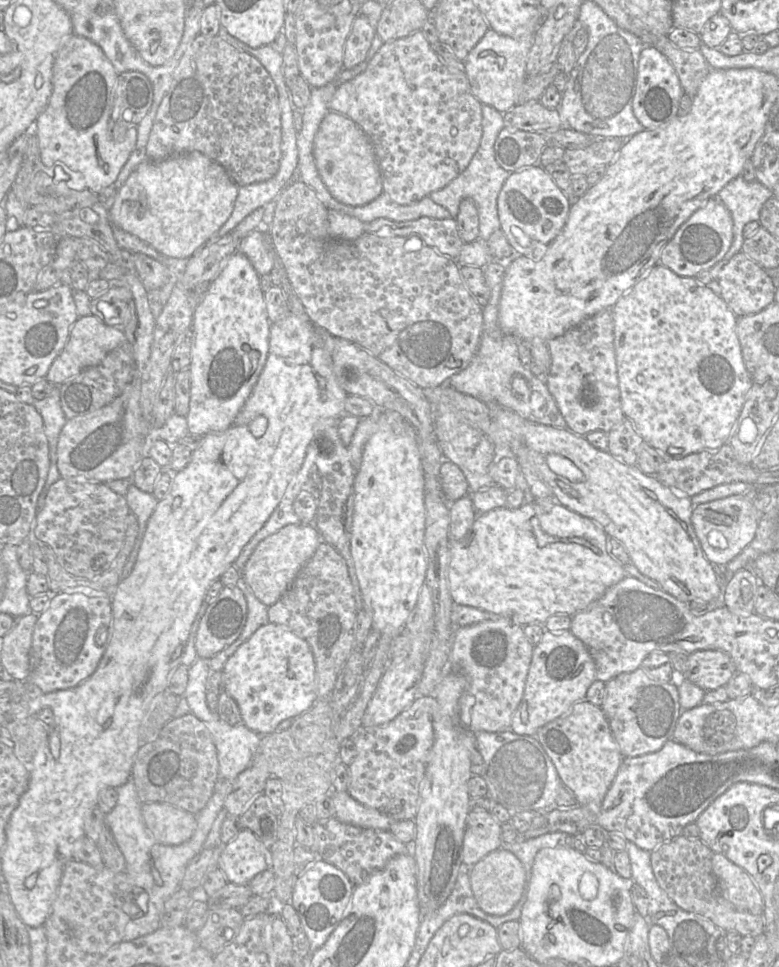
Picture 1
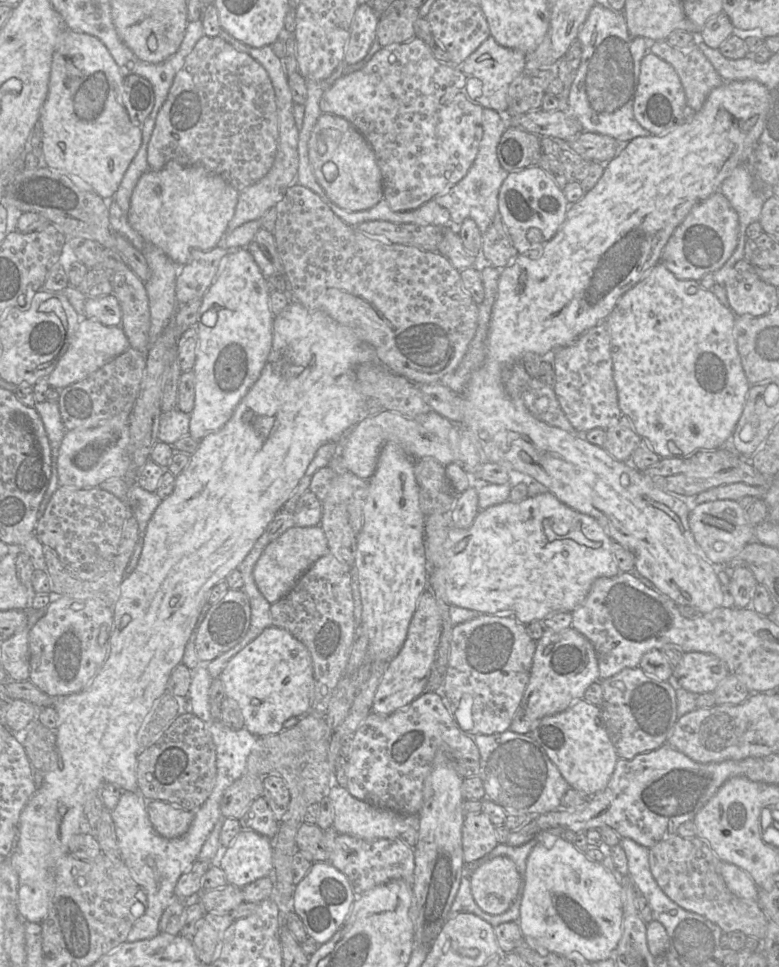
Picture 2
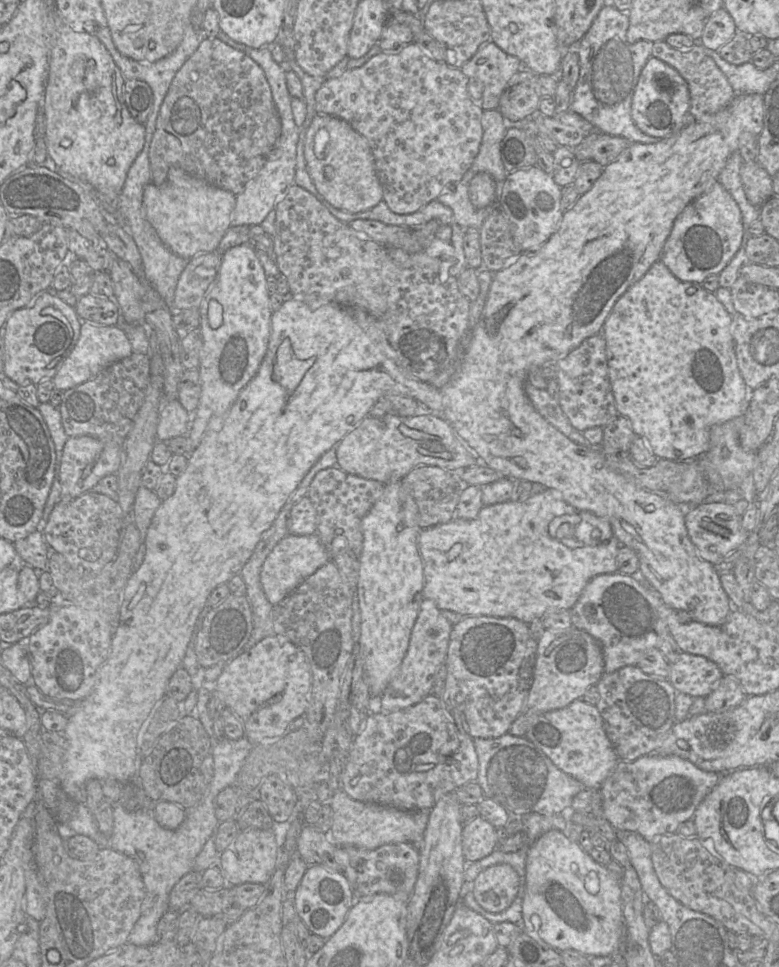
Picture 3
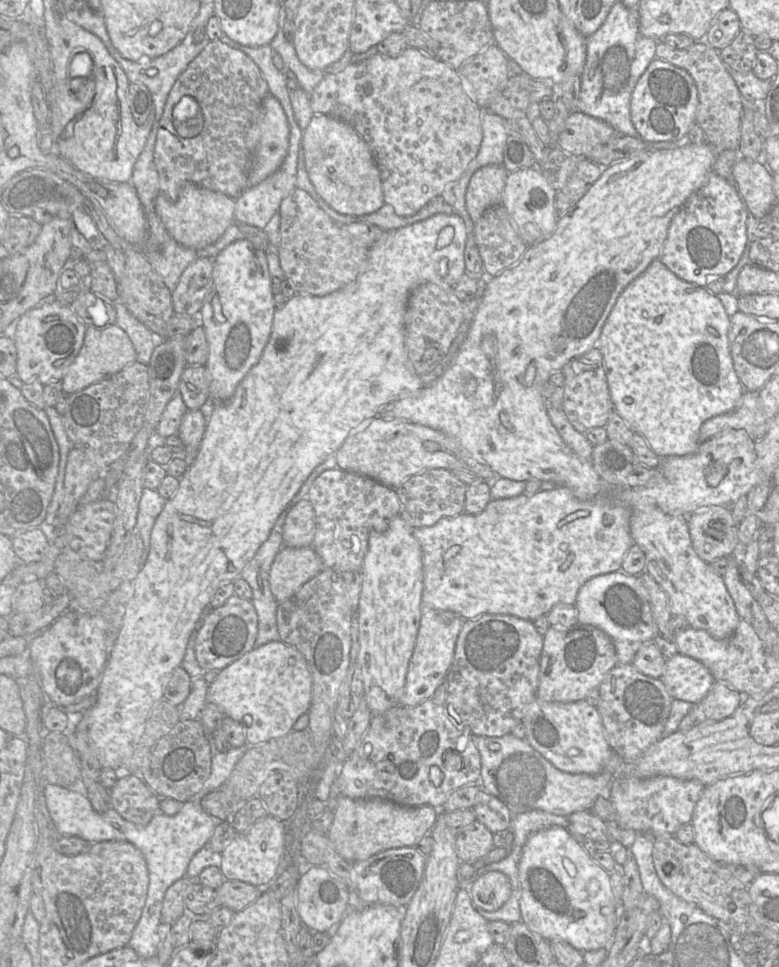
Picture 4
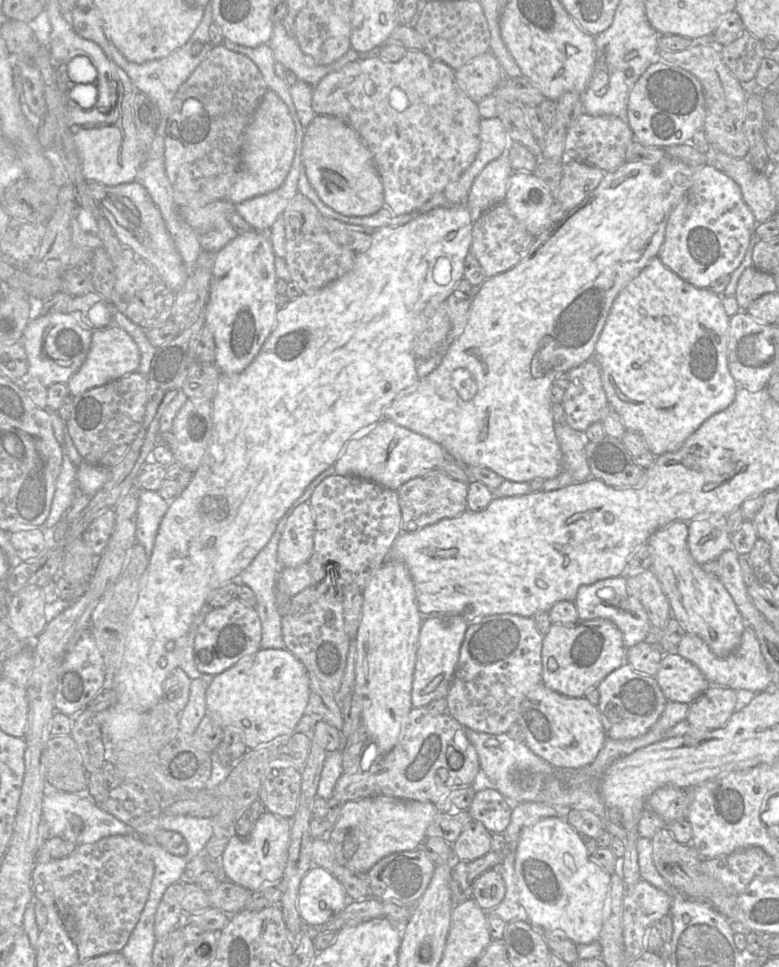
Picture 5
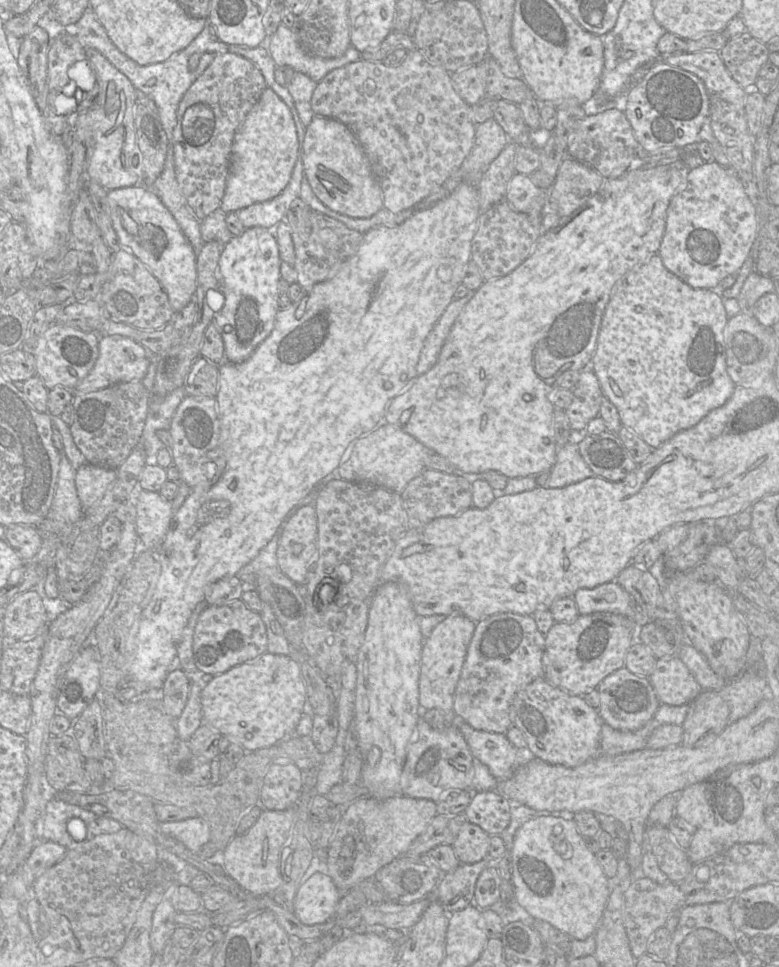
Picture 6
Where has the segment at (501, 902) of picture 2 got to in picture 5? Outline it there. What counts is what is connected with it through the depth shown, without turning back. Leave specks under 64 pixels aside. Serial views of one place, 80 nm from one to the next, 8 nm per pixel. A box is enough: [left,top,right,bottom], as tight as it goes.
[472,869,506,910]

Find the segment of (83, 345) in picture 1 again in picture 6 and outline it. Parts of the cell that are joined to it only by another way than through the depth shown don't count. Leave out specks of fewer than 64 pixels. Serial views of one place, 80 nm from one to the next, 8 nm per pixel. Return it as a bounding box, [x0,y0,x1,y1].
[72,335,150,394]

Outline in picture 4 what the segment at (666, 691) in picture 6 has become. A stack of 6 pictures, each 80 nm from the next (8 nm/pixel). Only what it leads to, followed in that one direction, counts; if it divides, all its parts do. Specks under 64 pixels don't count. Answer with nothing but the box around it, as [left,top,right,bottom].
[660,653,716,705]

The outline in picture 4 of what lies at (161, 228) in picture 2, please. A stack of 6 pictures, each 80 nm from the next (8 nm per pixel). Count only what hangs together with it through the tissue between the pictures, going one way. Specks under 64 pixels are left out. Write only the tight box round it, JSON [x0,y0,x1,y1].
[155,183,235,251]

